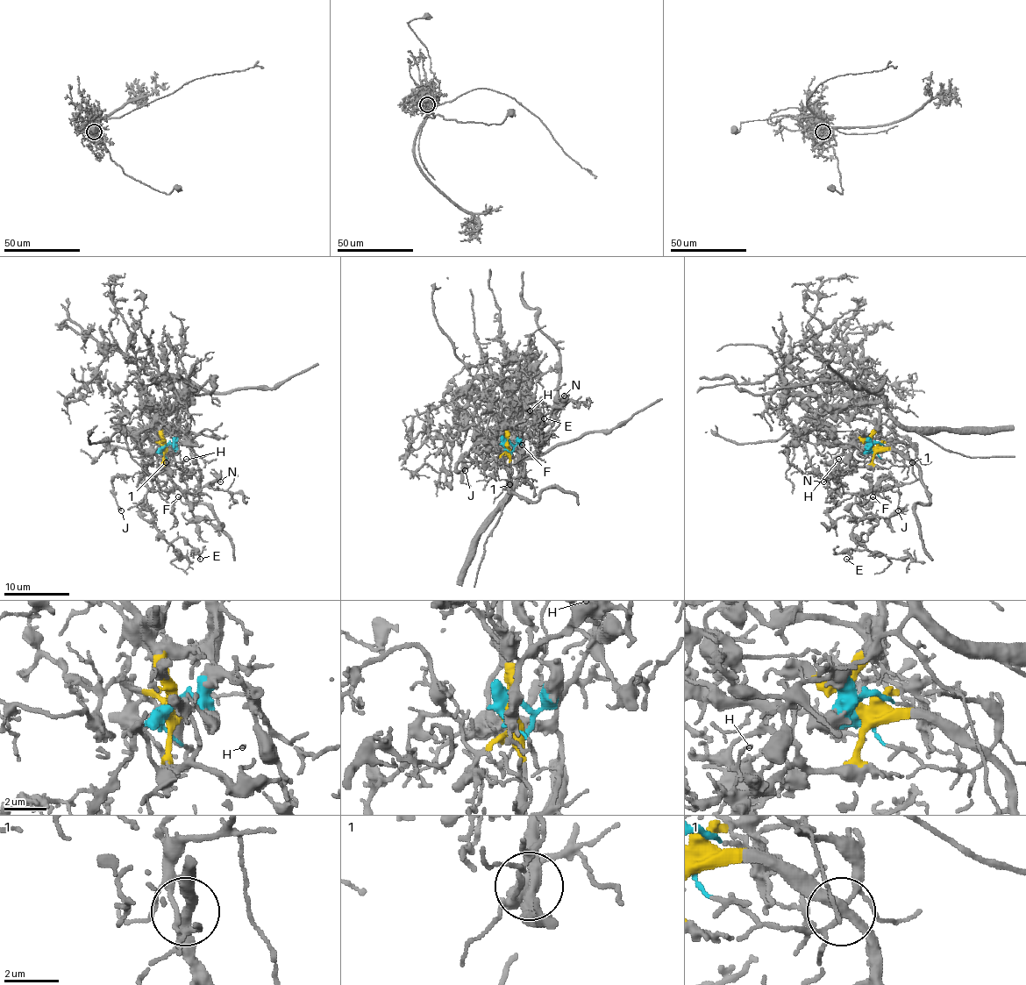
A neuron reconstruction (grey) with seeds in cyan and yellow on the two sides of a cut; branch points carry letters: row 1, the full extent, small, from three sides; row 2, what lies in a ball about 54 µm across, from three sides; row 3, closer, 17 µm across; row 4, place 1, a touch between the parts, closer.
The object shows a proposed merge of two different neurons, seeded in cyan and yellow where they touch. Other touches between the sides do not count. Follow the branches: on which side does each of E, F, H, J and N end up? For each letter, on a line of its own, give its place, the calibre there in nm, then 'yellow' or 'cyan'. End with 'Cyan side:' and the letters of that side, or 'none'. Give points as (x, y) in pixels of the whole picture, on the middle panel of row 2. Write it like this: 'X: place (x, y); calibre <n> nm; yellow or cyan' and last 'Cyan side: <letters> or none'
E: place (544, 418); calibre 130 nm; yellow
F: place (522, 445); calibre 100 nm; yellow
H: place (530, 410); calibre 150 nm; yellow
J: place (465, 470); calibre 180 nm; yellow
N: place (564, 396); calibre 240 nm; yellow
Cyan side: none

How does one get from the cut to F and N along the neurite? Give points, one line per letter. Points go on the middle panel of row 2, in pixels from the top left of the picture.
F: (508, 444), (509, 431), (530, 410), (542, 431), (527, 437), (522, 446)
N: (508, 444), (509, 431), (527, 411), (530, 410), (542, 416), (553, 411), (565, 395)

